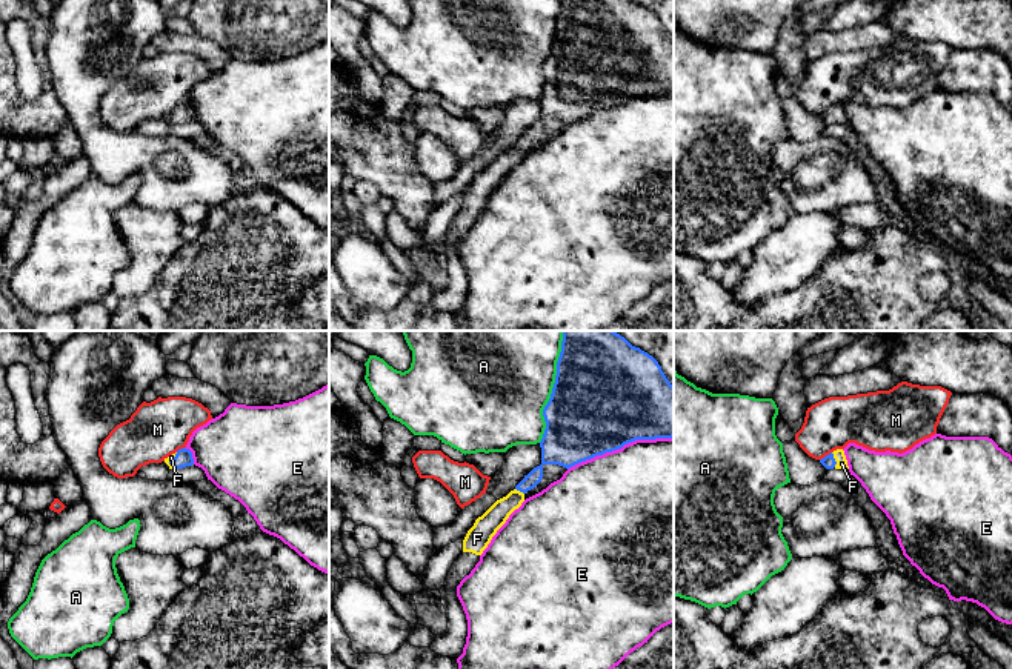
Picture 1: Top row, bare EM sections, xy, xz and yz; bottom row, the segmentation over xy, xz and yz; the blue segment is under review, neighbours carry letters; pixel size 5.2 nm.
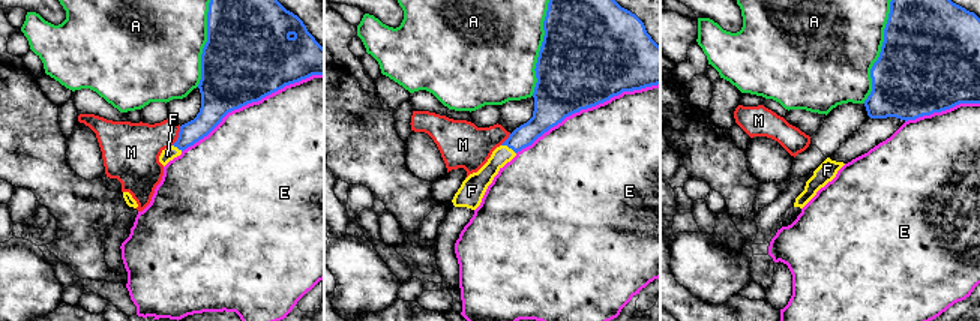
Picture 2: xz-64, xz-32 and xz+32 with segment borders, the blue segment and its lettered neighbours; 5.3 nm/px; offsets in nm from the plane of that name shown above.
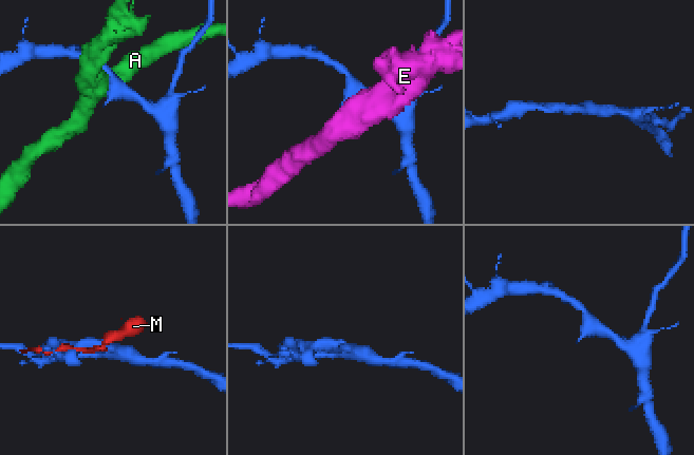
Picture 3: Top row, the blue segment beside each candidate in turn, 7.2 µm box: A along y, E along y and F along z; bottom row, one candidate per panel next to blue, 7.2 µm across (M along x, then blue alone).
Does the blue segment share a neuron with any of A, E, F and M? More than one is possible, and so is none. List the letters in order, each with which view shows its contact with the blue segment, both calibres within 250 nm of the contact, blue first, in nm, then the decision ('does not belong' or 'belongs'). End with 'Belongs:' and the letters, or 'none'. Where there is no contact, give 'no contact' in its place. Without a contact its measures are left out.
A: meets blue in xz; 500 nm thick on the blue side, 480 nm on the other; does not belong
E: meets blue in xz; 480 nm thick on the blue side, 500 nm on the other; does not belong
F: meets blue in yz; 70 nm thick on the blue side, 60 nm on the other; belongs
M: meets blue in yz; 70 nm thick on the blue side, 280 nm on the other; does not belong
Belongs: F

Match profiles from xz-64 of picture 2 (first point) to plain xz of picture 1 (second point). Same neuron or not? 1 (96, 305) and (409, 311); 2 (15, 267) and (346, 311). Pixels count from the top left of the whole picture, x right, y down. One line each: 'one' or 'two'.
1: two
2: two

